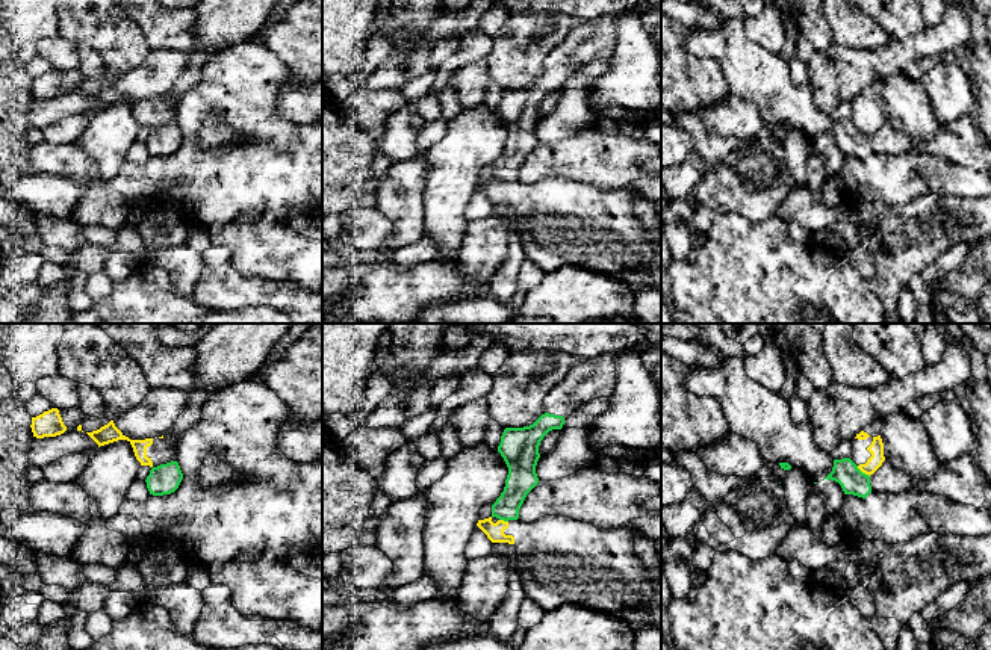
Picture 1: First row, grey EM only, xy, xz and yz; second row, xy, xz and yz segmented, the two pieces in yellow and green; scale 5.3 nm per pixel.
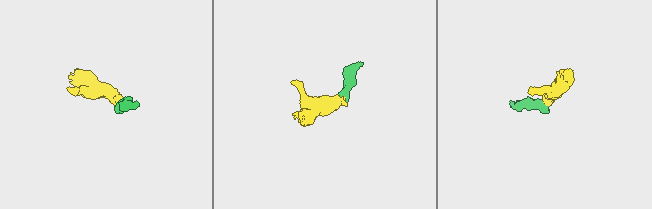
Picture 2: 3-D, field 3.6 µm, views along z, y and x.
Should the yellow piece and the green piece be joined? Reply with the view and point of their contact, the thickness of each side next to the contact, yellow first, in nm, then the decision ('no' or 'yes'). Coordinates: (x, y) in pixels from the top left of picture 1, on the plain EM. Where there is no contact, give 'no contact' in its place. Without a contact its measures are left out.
contact yz (863, 133); calibres 80 and 140 nm; no

